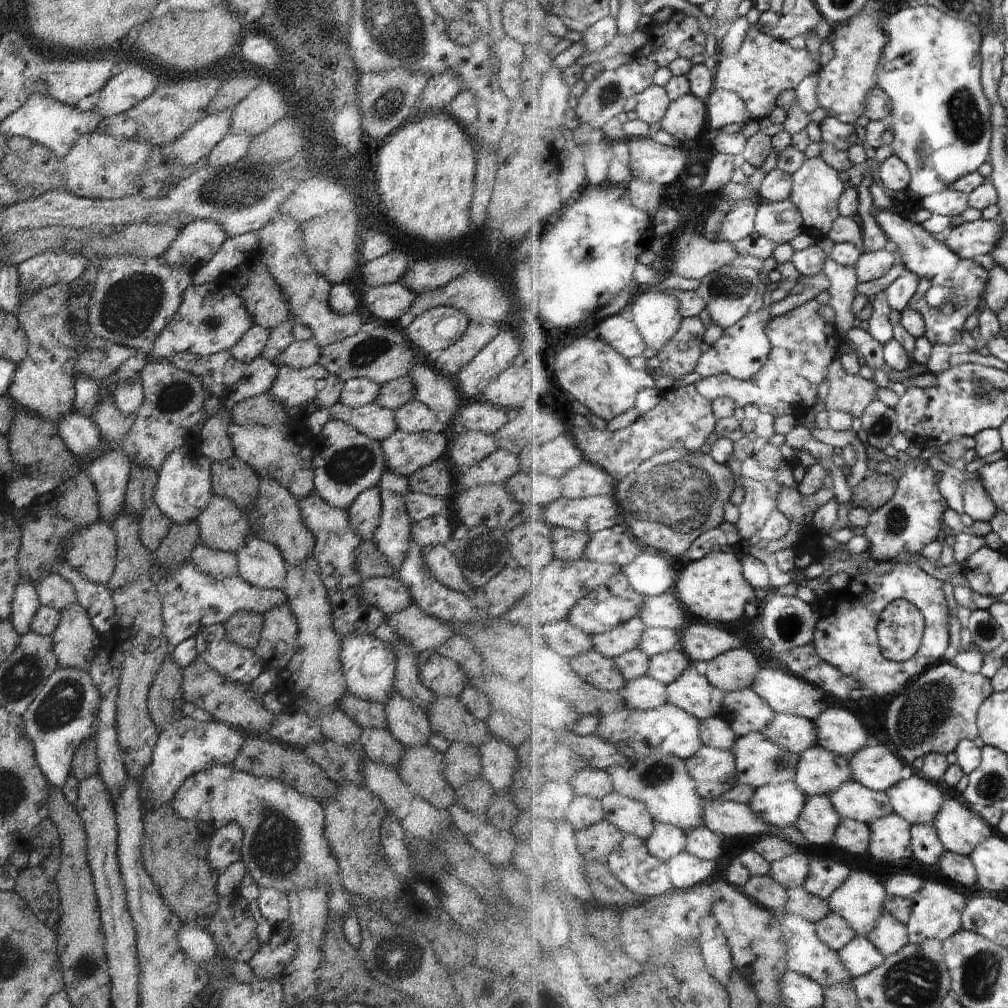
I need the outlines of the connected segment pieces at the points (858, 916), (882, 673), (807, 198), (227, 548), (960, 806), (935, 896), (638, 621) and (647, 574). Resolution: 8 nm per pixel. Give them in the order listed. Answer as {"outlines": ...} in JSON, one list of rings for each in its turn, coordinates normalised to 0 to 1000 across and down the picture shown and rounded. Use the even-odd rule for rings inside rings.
{"outlines":[[[[846,864],[839,877],[823,891],[824,900],[853,928],[870,920],[882,885],[878,876],[863,866]]],[[[899,547],[891,551],[886,559],[887,565],[879,570],[869,568],[852,569],[849,567],[849,577],[843,575],[834,581],[835,587],[828,584],[815,593],[812,599],[815,607],[815,615],[812,619],[812,627],[809,629],[809,637],[812,647],[819,657],[831,661],[839,671],[847,671],[857,677],[857,684],[867,685],[866,690],[881,690],[887,687],[893,687],[905,673],[917,669],[921,663],[925,663],[931,655],[937,655],[938,645],[942,643],[942,601],[937,591],[937,577],[915,565],[911,560],[903,558],[903,551],[909,548]],[[889,594],[901,594],[913,603],[920,615],[920,624],[913,647],[901,657],[885,657],[877,653],[875,640],[871,633],[871,617],[879,601]]],[[[815,155],[802,156],[798,165],[787,174],[788,190],[785,197],[797,210],[800,224],[812,226],[813,230],[822,233],[829,218],[834,213],[834,196],[839,190],[840,185],[837,183],[833,170],[823,165]]],[[[210,490],[206,502],[195,512],[194,517],[199,528],[199,539],[215,548],[234,550],[235,546],[243,539],[243,534],[250,531],[244,510],[224,493]]],[[[940,790],[934,807],[925,816],[932,823],[935,835],[940,844],[960,849],[968,845],[969,841],[989,824],[980,815],[976,815],[970,808],[966,808],[964,802],[958,800],[954,794]]],[[[924,873],[911,886],[908,891],[908,901],[905,911],[900,917],[902,919],[904,935],[910,938],[917,937],[921,932],[933,932],[939,934],[949,925],[957,921],[955,918],[955,905],[962,892],[958,891],[954,885],[950,885],[938,877]]],[[[633,611],[613,620],[608,626],[588,630],[590,644],[608,654],[616,652],[636,640],[643,624],[639,614]]],[[[641,543],[641,548],[639,548],[637,552],[633,552],[627,560],[618,563],[617,567],[624,571],[627,581],[634,588],[642,592],[648,592],[658,590],[671,582],[672,577],[669,577],[667,569],[665,569],[665,561],[659,552],[655,552],[655,548],[651,550],[649,544],[647,544],[647,548],[643,548],[643,543]]]]}

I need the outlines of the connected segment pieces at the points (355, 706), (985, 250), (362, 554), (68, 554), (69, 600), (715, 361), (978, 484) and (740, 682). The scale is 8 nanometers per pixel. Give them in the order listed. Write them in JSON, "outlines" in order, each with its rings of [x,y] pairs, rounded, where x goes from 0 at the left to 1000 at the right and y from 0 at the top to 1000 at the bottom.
{"outlines":[[[[344,687],[335,701],[359,723],[383,723],[384,708],[381,697],[362,695]]],[[[971,217],[946,225],[936,240],[957,257],[967,257],[972,252],[983,252],[995,231],[990,218]]],[[[359,536],[354,542],[352,562],[360,574],[391,570],[390,563],[383,553],[373,544],[371,537]]],[[[101,515],[76,527],[61,548],[63,556],[79,570],[98,580],[105,580],[111,573],[115,551],[114,526]]],[[[58,568],[44,572],[35,582],[42,600],[62,607],[65,602],[76,597],[73,580]]],[[[757,306],[749,311],[744,311],[732,321],[718,327],[714,336],[706,341],[701,349],[696,350],[696,355],[688,369],[696,375],[722,370],[737,378],[748,377],[758,365],[767,348],[765,337],[759,326],[764,318],[762,310],[762,306]]],[[[972,466],[961,468],[958,473],[957,484],[957,503],[959,510],[966,516],[978,516],[984,519],[987,510],[991,507],[988,497],[981,489],[977,476]]],[[[735,643],[723,645],[715,649],[714,652],[710,652],[708,655],[700,655],[700,657],[701,664],[698,671],[701,671],[708,681],[715,683],[720,688],[726,688],[727,686],[738,685],[748,681],[752,668],[755,667],[761,655],[750,653],[748,647]]]]}

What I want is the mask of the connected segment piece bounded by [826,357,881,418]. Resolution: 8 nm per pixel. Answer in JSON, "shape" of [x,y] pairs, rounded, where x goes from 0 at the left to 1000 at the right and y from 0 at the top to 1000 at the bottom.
{"shape":[[[833,354],[823,364],[823,390],[819,396],[823,408],[839,408],[847,415],[855,415],[859,406],[872,396],[874,384],[867,376],[844,372]]]}

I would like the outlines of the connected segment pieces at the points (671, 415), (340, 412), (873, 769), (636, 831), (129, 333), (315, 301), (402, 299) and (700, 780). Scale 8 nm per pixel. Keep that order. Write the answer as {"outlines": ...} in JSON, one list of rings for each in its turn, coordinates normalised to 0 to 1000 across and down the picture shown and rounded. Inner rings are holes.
{"outlines":[[[[690,381],[675,384],[667,389],[660,391],[657,399],[644,410],[637,411],[636,415],[626,423],[613,428],[594,427],[584,425],[577,418],[573,418],[571,423],[571,437],[579,447],[580,454],[587,457],[594,463],[599,463],[608,473],[613,476],[619,476],[623,470],[627,470],[629,466],[633,466],[633,462],[637,462],[638,458],[646,455],[652,450],[658,449],[663,445],[683,445],[686,447],[694,447],[696,442],[704,437],[704,433],[711,429],[713,415],[709,410],[707,399],[700,395],[699,392],[692,387]]],[[[335,398],[326,408],[327,416],[345,420],[355,429],[375,438],[387,435],[394,426],[392,408],[372,399],[349,405]]],[[[868,737],[858,740],[853,747],[844,751],[843,758],[847,773],[864,783],[879,786],[909,765],[899,756],[893,756],[885,742]]],[[[611,784],[598,795],[602,813],[614,819],[621,827],[631,828],[641,835],[649,827],[651,813],[640,796],[622,791]]],[[[108,255],[97,270],[87,303],[86,319],[89,329],[113,341],[135,345],[146,359],[161,357],[150,353],[154,335],[175,312],[181,300],[181,291],[191,282],[191,275],[183,265],[171,266],[164,263],[161,255]]],[[[280,218],[266,219],[255,228],[256,256],[262,264],[265,264],[266,270],[278,284],[282,292],[281,296],[287,302],[290,319],[306,323],[311,329],[311,336],[317,344],[337,339],[341,333],[355,331],[361,317],[357,315],[357,313],[355,315],[349,315],[349,313],[333,312],[326,305],[325,297],[329,282],[324,279],[324,276],[315,272],[307,256],[298,248],[296,228],[292,224],[294,222],[286,222],[286,220],[282,222]]],[[[397,280],[387,281],[387,284],[377,284],[377,286],[366,286],[361,292],[361,302],[365,308],[383,317],[391,319],[393,315],[399,313],[407,306],[408,300],[414,295],[412,291],[399,284]]],[[[698,739],[691,750],[682,756],[698,793],[716,793],[734,778],[731,750],[727,744]]]]}

